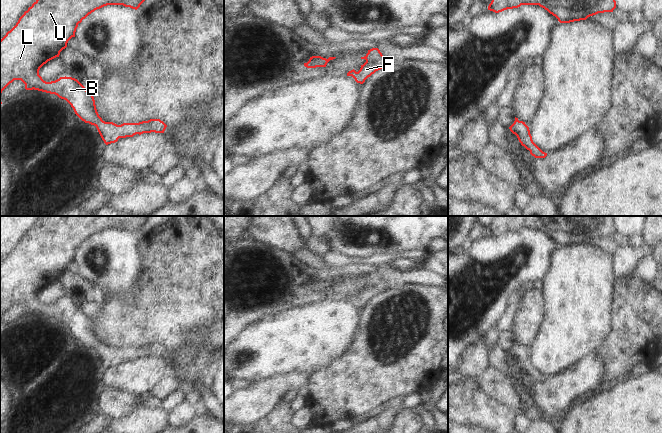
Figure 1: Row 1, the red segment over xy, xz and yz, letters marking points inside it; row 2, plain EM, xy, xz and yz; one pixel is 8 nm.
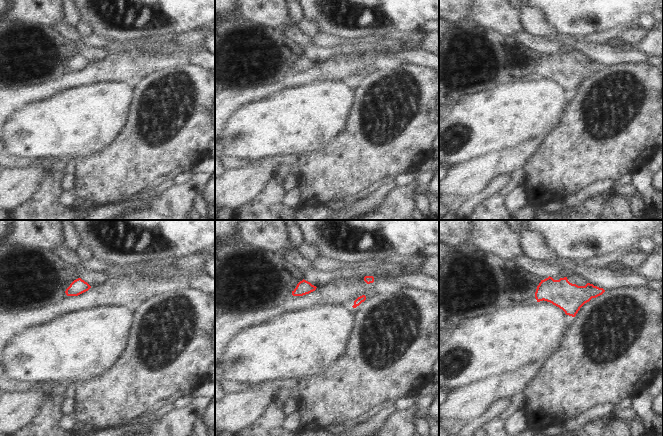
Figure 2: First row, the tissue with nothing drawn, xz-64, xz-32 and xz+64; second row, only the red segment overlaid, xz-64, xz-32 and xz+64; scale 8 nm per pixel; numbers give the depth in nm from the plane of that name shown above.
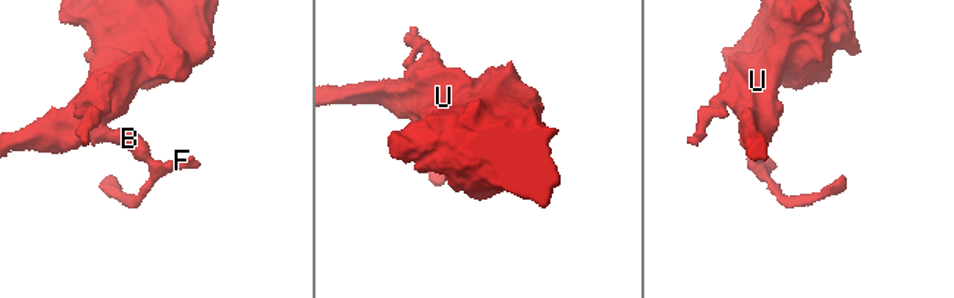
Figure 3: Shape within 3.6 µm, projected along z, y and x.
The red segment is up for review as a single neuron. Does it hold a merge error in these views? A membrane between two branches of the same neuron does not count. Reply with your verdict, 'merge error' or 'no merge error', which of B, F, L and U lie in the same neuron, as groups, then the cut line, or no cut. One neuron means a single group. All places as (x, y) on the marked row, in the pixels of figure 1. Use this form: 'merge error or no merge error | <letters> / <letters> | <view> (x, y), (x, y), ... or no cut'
no merge error | B F L U | no cut

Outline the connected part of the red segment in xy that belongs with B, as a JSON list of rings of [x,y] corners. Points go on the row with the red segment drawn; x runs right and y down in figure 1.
[[[36,0],[19,18],[16,25],[0,40],[0,96],[14,80],[21,80],[26,90],[38,90],[55,94],[66,100],[75,114],[85,123],[94,125],[106,145],[119,138],[133,137],[143,133],[164,133],[167,125],[160,119],[150,119],[139,123],[117,125],[105,122],[99,116],[93,95],[75,78],[60,77],[46,82],[39,75],[40,68],[48,61],[59,57],[68,41],[75,37],[78,24],[89,14],[107,5],[123,5],[137,10],[145,0]]]

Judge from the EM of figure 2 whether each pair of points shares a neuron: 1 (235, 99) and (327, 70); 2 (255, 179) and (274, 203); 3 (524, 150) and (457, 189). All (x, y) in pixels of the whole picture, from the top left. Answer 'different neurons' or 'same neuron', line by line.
1: same neuron
2: different neurons
3: same neuron

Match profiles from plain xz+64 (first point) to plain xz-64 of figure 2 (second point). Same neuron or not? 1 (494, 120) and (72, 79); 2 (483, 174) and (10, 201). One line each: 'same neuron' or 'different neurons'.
1: different neurons
2: same neuron

